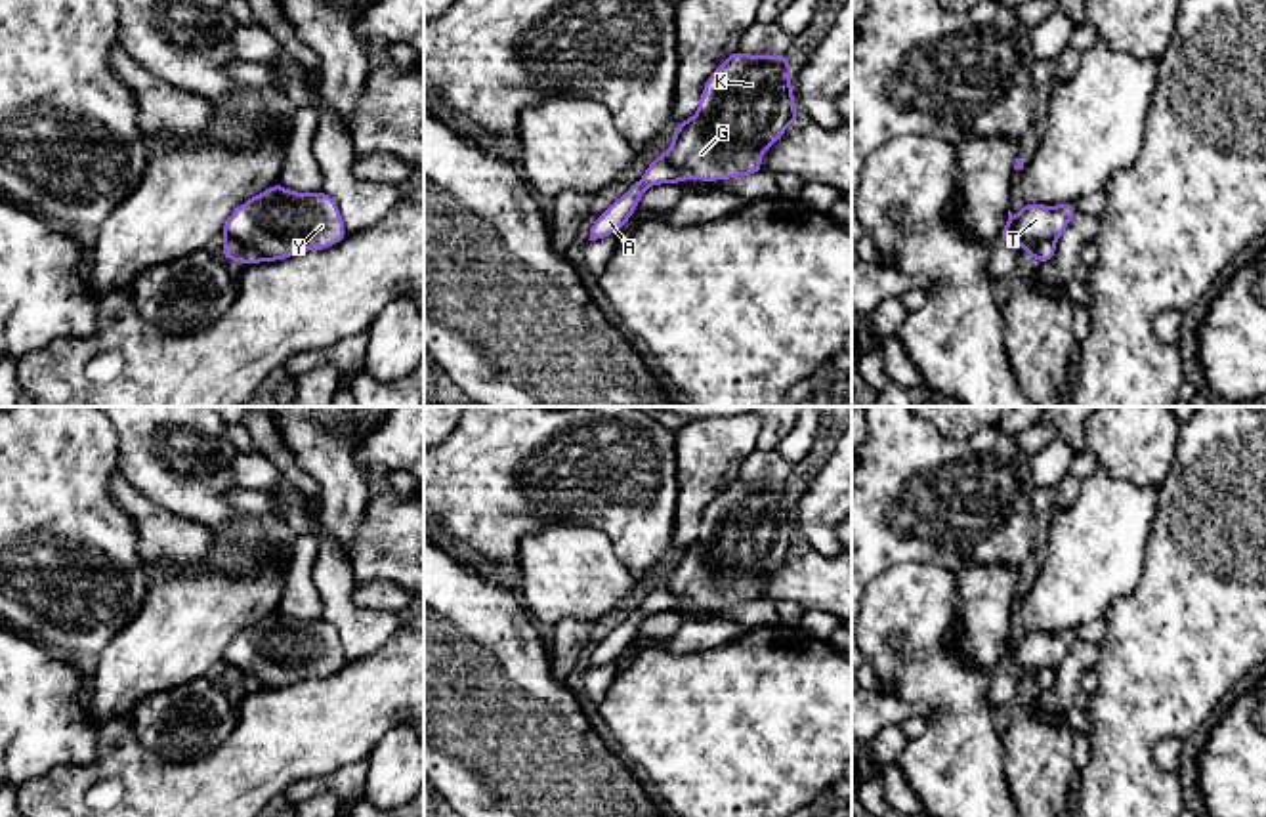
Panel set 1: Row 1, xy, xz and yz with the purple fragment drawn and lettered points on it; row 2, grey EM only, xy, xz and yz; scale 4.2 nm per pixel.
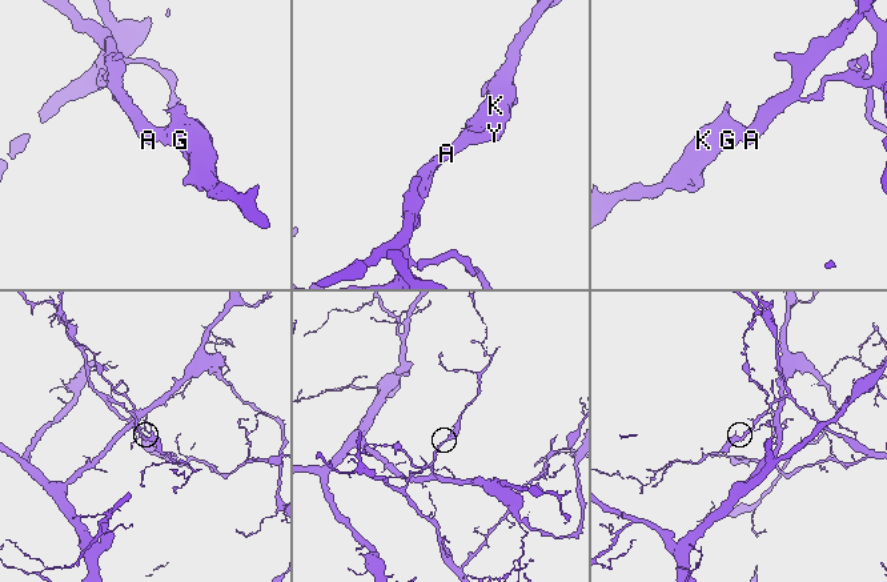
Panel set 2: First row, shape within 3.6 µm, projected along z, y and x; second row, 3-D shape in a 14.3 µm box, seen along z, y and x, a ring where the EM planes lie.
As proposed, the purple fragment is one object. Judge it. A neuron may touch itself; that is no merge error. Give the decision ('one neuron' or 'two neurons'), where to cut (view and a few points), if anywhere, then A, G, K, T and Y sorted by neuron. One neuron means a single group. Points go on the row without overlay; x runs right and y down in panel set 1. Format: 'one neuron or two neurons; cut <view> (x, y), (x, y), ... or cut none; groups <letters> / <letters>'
two neurons; cut xy (224, 663), (239, 669), (260, 688); groups A / G K T Y

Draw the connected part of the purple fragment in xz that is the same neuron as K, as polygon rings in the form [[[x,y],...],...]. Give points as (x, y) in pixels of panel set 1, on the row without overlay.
[[[735,477],[708,504],[697,540],[678,552],[663,582],[676,597],[676,611],[762,599],[764,578],[800,548],[791,506],[787,481]]]

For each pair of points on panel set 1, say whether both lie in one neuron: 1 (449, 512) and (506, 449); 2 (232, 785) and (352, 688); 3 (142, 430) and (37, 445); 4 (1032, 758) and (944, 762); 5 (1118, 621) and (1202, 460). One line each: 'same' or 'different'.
1: same
2: same
3: different
4: different
5: same

